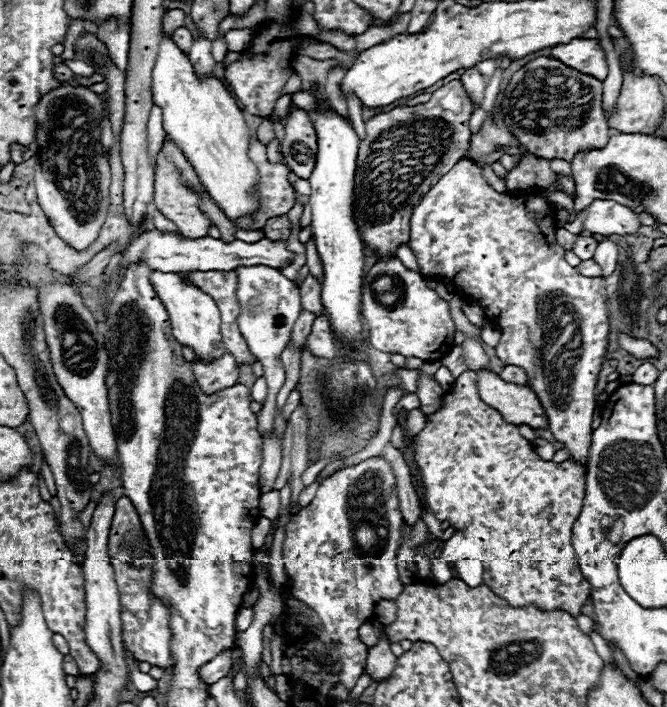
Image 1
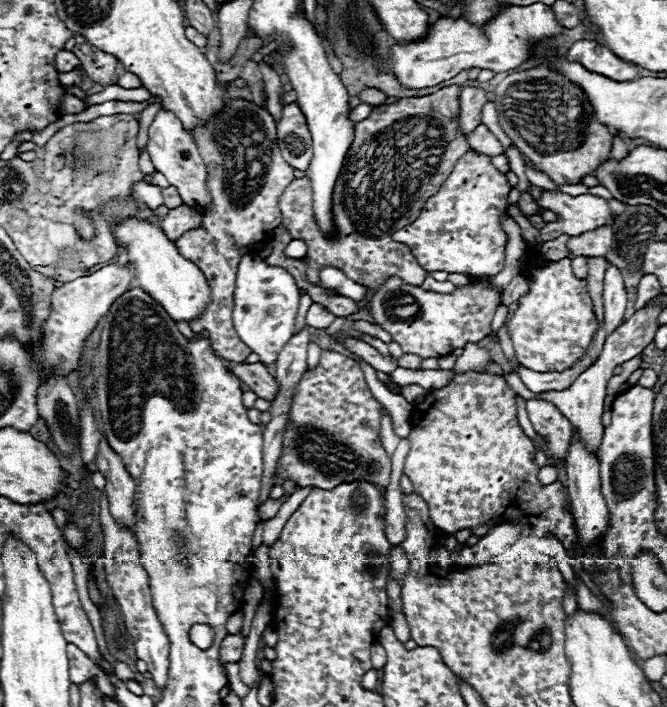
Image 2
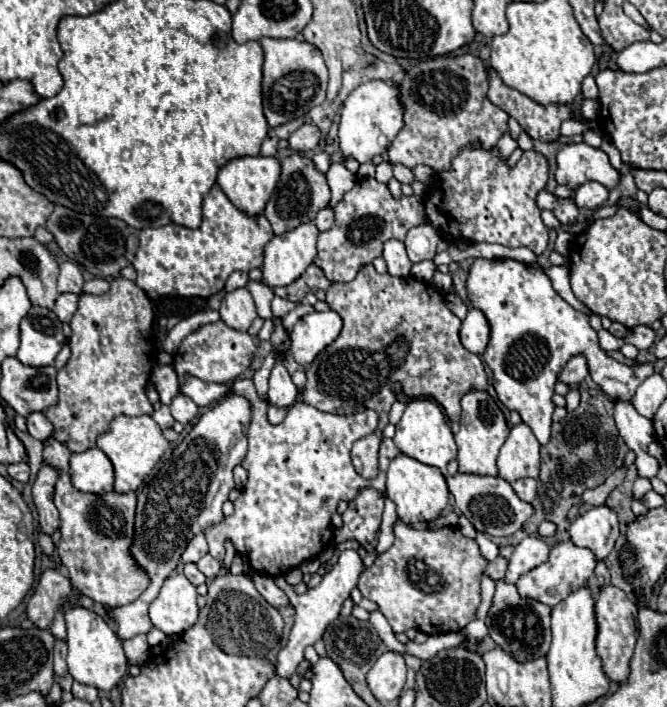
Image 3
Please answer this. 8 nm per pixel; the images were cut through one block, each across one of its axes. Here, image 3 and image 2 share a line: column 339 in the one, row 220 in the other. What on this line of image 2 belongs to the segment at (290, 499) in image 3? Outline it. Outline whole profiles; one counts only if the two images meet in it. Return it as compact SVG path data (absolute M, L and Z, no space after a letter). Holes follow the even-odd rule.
M466 152L456 162L454 170L444 180L440 190L426 200L420 216L408 228L396 232L394 240L404 242L410 248L410 252L416 256L418 264L428 272L466 274L470 278L480 278L480 276L494 278L504 268L504 254L508 244L508 236L502 230L502 214L508 202L508 192L510 192L510 184L506 176L496 172L496 168L492 168L490 158Z

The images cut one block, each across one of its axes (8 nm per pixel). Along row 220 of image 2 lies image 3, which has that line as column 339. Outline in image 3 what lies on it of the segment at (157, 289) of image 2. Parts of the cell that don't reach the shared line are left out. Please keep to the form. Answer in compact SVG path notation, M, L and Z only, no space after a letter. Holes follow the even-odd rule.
M372 80L358 86L344 102L338 126L338 144L342 158L354 158L360 164L372 162L376 154L384 154L402 128L402 104L394 82Z

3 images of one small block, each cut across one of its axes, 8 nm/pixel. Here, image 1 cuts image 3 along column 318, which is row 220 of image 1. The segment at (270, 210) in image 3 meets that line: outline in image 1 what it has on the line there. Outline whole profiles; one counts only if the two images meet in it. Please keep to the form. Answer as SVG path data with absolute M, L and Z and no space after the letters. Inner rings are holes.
M164 142L162 150L158 154L158 168L156 168L156 178L154 178L154 204L156 204L156 208L160 208L160 212L164 212L164 216L168 216L178 226L180 232L184 232L184 236L206 236L208 226L212 226L212 222L204 216L204 212L198 210L198 198L196 198L196 194L192 194L184 188L184 184L182 184L184 180L190 184L200 184L194 168L182 156L178 146L174 142ZM176 168L182 170L182 178L178 178Z

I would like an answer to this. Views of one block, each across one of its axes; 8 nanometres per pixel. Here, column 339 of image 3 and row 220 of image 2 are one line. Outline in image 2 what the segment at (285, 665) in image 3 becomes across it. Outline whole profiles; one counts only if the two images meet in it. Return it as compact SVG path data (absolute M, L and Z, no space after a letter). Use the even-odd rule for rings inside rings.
M558 188L554 192L544 192L540 198L540 206L550 208L560 216L560 220L550 222L540 230L544 242L558 238L562 232L570 236L580 236L584 232L608 226L616 220L612 216L608 200L590 194L572 198Z

